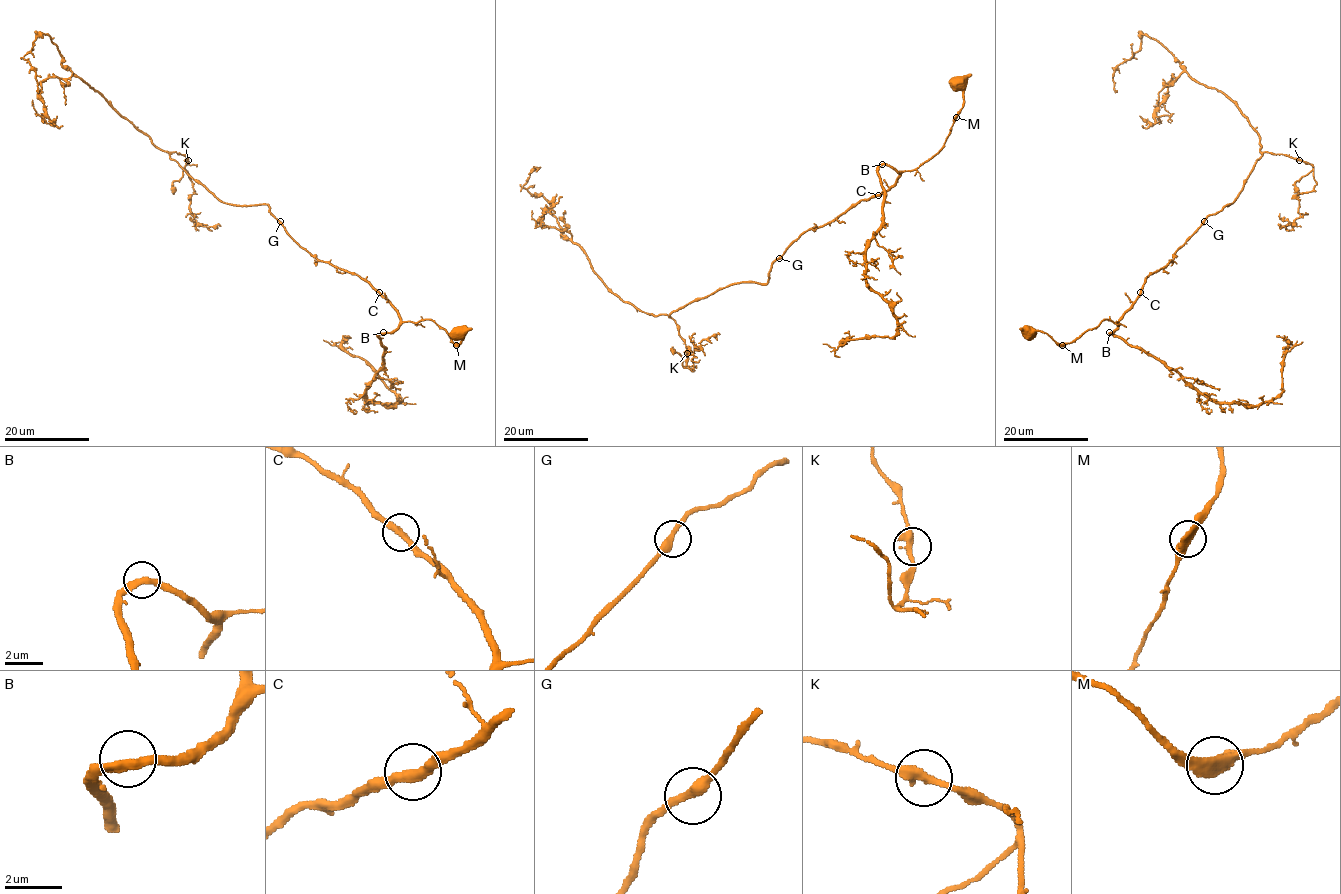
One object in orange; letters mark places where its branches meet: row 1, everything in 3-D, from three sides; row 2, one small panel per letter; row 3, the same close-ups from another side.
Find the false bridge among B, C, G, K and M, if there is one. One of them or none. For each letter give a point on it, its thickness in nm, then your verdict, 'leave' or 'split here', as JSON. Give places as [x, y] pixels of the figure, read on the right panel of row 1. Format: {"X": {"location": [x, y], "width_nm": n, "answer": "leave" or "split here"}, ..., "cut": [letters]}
{"B": {"location": [1109, 332], "width_nm": 320, "answer": "leave"}, "C": {"location": [1140, 292], "width_nm": 320, "answer": "leave"}, "G": {"location": [1204, 221], "width_nm": 320, "answer": "leave"}, "K": {"location": [1299, 160], "width_nm": 340, "answer": "leave"}, "M": {"location": [1062, 345], "width_nm": 320, "answer": "leave"}, "cut": []}

